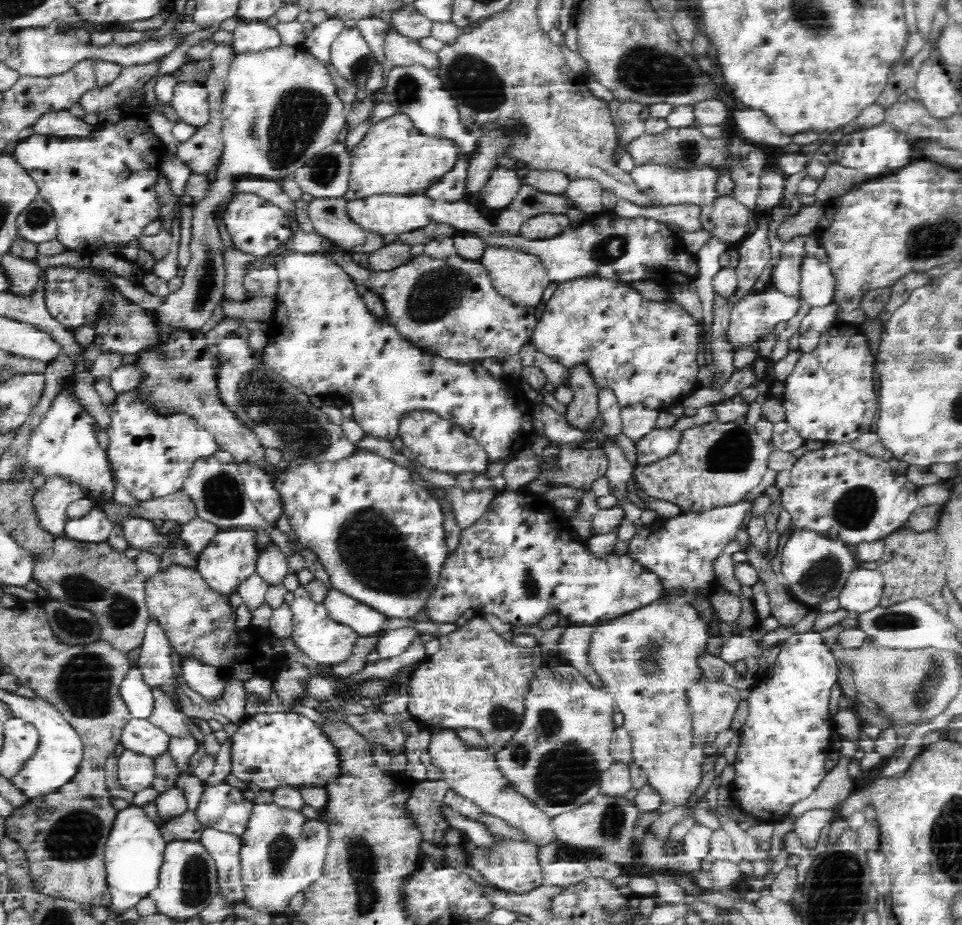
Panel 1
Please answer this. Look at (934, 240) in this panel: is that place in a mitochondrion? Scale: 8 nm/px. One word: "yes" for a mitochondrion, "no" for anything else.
yes

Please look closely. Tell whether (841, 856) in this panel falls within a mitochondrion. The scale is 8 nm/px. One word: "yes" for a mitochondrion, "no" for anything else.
yes

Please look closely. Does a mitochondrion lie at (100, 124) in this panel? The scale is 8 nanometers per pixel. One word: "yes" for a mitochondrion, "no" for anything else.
no

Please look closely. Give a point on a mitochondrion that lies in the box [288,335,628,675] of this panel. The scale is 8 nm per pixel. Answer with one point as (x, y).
(366, 540)

